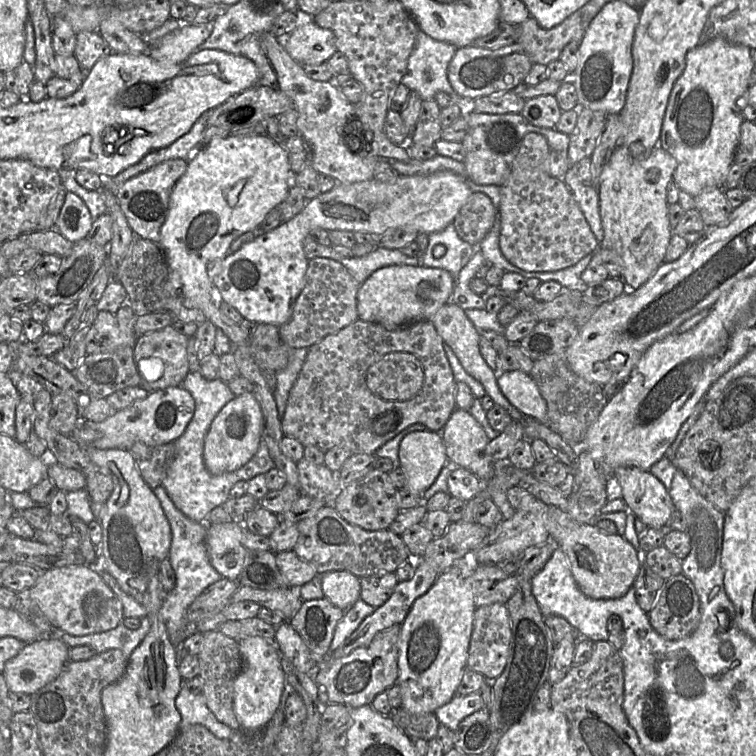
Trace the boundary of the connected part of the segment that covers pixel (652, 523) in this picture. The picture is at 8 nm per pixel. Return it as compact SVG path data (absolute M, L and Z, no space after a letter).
M619 467L613 477L630 512L650 528L667 530L667 522L676 509L668 489L656 476L638 467Z

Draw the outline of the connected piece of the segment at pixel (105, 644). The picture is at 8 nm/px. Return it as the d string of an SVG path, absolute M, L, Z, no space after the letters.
M147 616L140 619L141 624L136 630L127 628L121 622L117 627L104 632L83 636L74 636L65 632L56 635L60 635L69 648L88 645L95 650L96 654L110 649L119 649L129 659L134 649L140 645L151 629L151 621Z

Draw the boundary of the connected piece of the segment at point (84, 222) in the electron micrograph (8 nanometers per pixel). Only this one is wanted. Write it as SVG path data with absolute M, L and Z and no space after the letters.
M67 192L56 226L58 232L72 243L87 237L93 225L92 215L81 197Z

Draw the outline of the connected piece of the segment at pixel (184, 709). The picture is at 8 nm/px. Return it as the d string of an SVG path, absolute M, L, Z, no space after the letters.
M183 679L181 689L175 699L175 707L181 715L179 731L194 724L201 724L220 739L230 738L236 731L220 722L207 707L203 693L191 693L184 686Z

